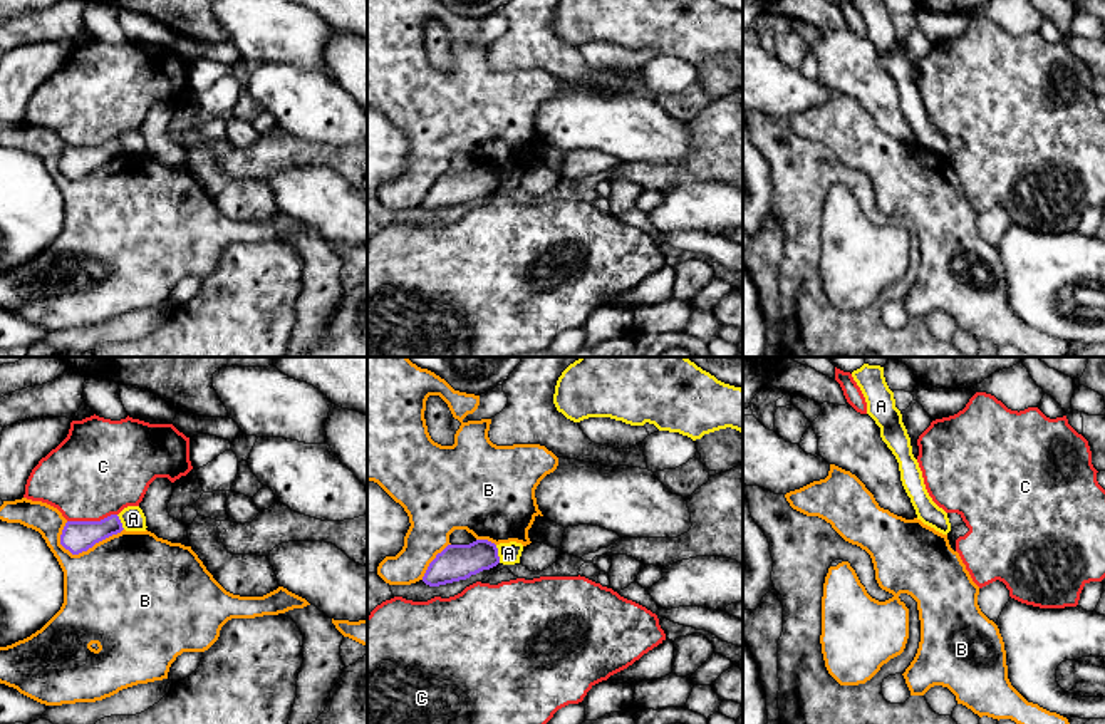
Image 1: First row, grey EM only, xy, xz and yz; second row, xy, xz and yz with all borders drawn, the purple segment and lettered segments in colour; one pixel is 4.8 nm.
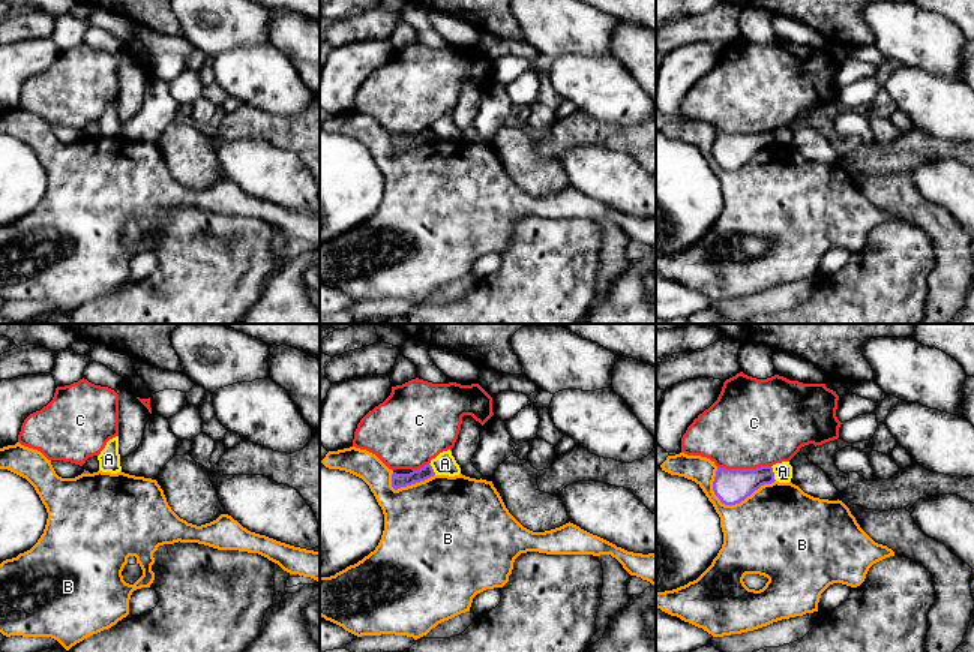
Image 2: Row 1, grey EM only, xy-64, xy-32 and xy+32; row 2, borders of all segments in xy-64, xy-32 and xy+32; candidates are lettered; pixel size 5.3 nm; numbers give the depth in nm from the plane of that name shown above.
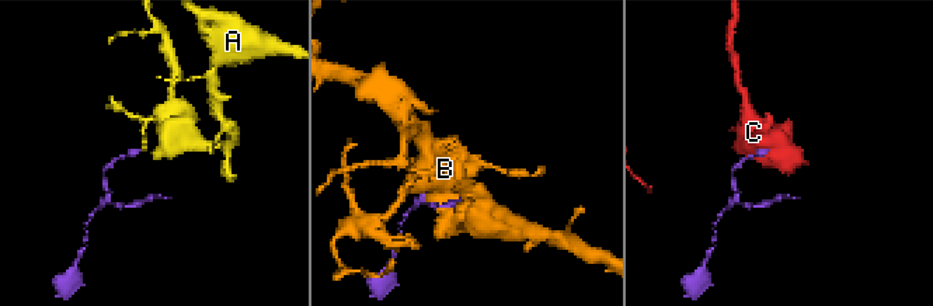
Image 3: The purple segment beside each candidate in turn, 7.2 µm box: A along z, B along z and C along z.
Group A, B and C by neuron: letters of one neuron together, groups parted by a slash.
A / B / C

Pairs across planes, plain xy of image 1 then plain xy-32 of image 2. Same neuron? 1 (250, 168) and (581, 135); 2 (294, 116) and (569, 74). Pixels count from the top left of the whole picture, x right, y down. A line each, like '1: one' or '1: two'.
1: one
2: one

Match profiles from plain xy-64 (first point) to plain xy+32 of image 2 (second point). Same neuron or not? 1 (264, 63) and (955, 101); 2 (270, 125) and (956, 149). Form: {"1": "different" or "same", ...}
{"1": "same", "2": "same"}

